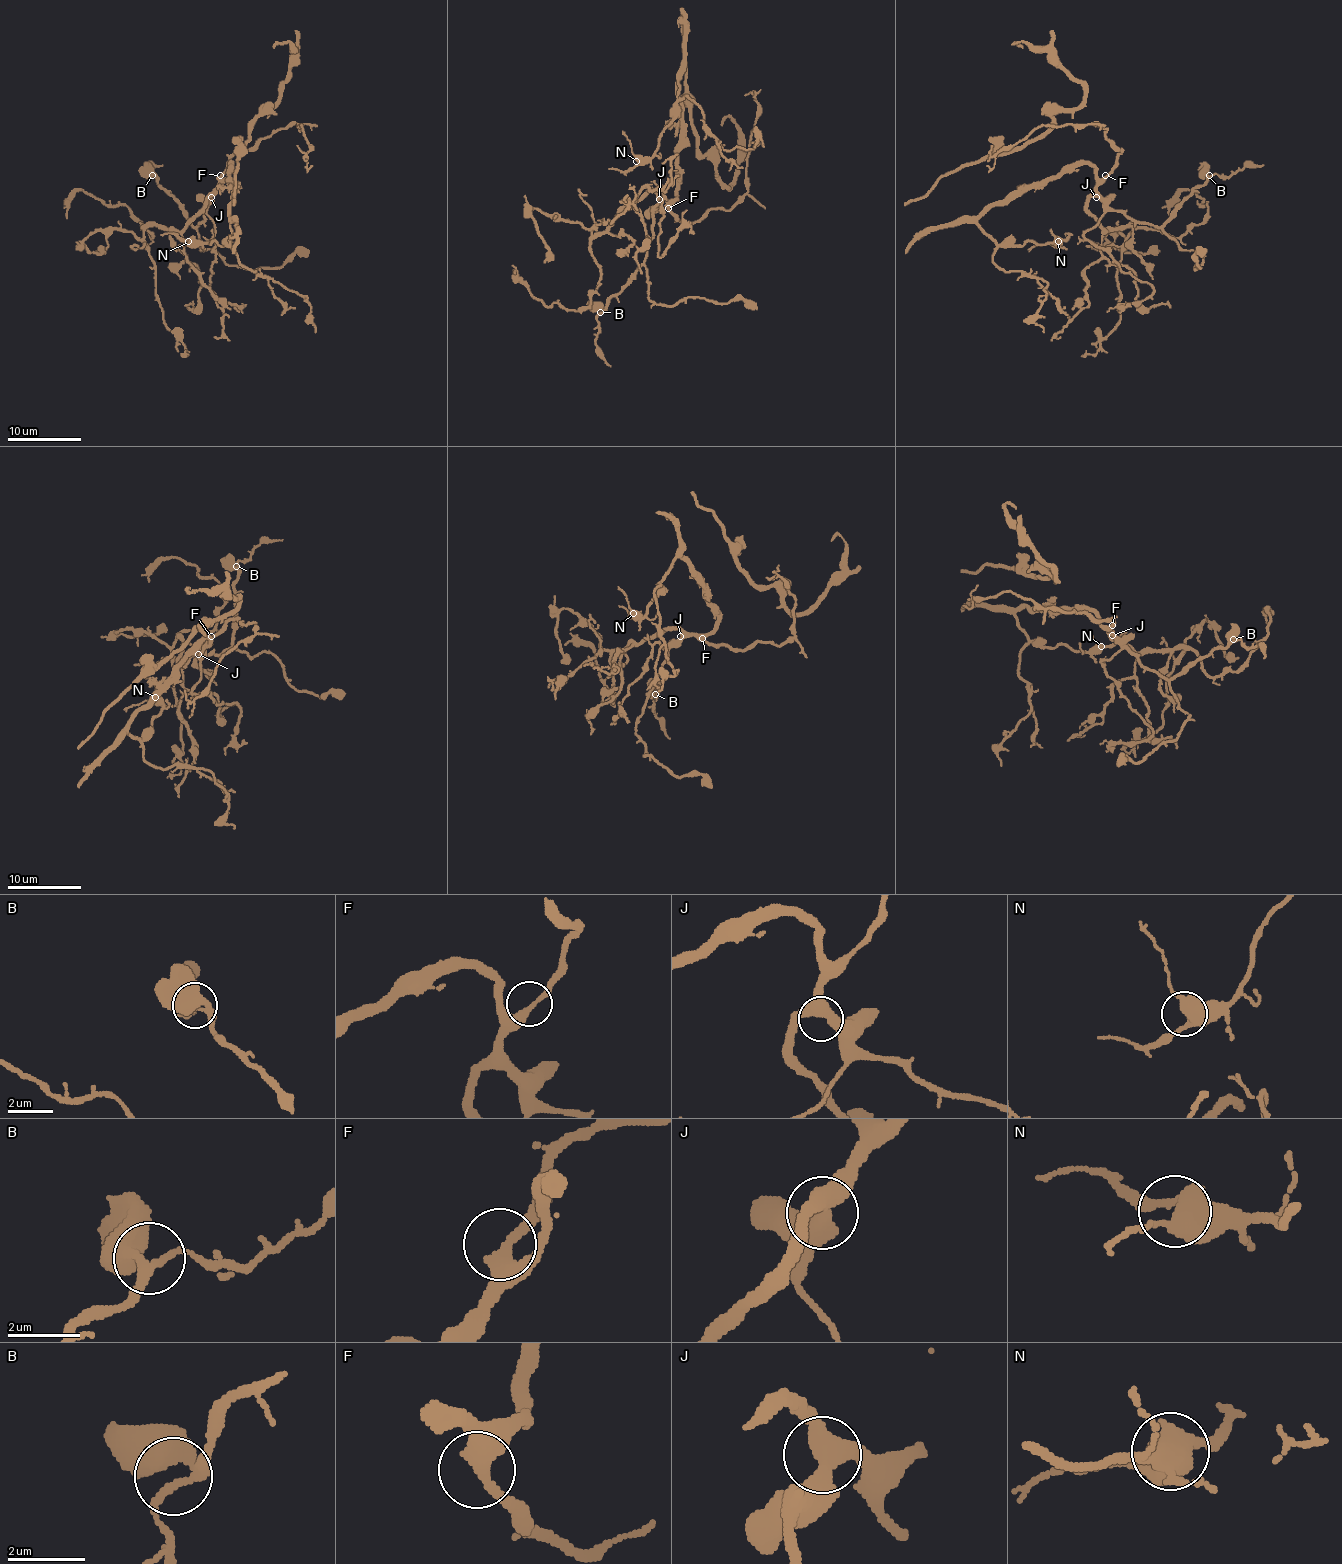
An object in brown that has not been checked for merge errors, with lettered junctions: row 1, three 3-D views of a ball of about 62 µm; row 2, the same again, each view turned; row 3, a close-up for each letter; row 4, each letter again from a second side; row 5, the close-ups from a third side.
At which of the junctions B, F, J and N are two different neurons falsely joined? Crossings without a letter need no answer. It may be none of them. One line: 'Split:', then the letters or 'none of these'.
Split: none of these

